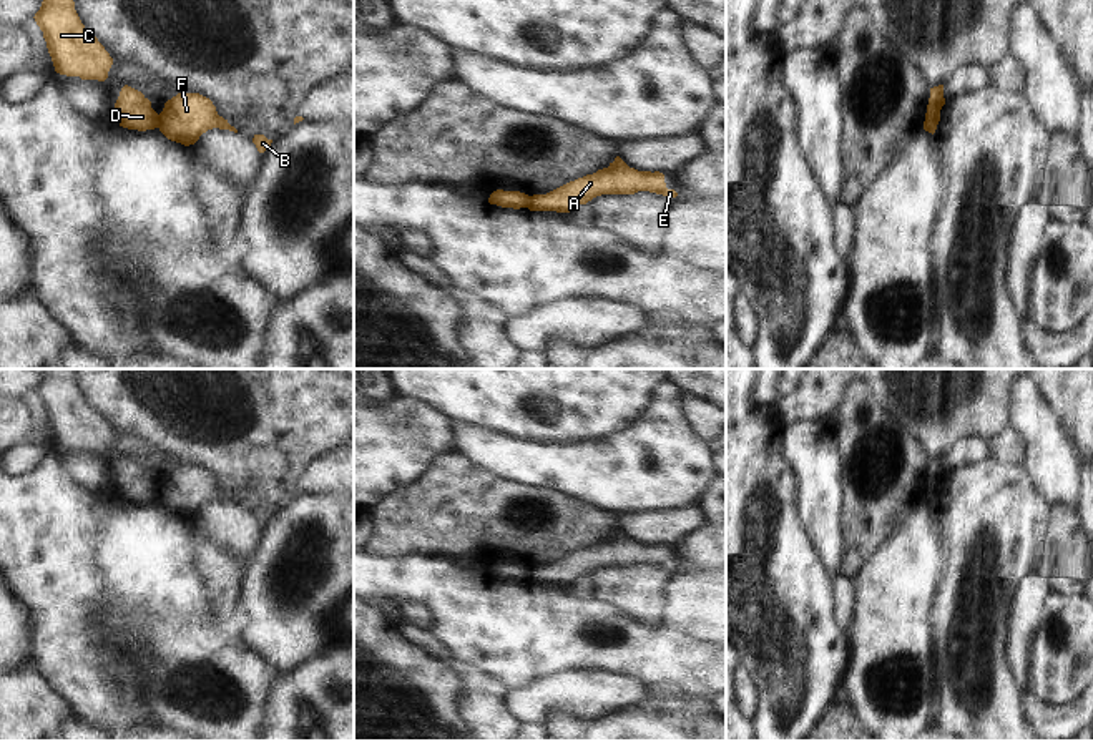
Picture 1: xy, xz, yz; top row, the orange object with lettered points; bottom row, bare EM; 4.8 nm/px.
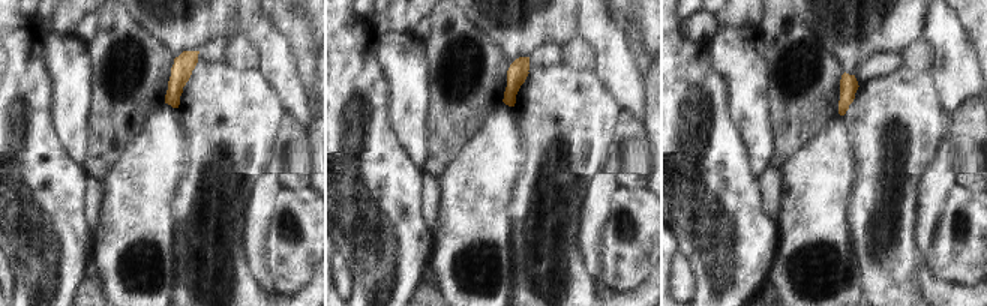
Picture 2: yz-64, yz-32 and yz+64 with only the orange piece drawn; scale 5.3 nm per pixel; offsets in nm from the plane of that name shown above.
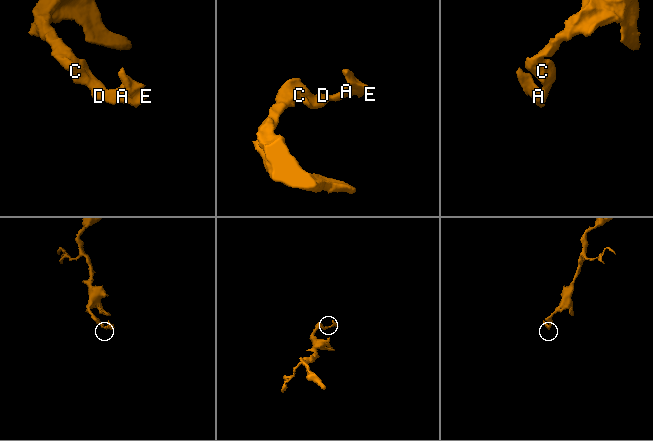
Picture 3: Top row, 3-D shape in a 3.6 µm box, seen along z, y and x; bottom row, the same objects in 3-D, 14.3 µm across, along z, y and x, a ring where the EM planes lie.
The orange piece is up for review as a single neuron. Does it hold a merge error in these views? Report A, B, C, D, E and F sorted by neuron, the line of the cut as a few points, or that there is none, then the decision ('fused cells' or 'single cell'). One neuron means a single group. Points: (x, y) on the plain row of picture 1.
A B E F / C D; cut in xy along (156, 487), (158, 499); fused cells

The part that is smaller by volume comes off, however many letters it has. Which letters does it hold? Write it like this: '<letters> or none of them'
A, B, E, F

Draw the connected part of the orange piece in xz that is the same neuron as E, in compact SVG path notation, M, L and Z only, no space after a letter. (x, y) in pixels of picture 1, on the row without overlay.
M616 528L608 540L570 553L546 567L530 568L528 582L570 585L578 577L586 577L601 567L635 567L638 563L649 563L666 570L678 568L674 562L666 560L663 545L638 543Z

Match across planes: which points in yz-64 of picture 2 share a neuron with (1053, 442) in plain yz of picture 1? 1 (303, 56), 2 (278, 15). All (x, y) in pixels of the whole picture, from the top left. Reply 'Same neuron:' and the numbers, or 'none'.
Same neuron: none

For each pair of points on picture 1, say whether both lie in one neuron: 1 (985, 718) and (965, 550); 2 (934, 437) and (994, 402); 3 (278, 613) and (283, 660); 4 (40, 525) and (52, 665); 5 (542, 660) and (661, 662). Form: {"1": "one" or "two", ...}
{"1": "one", "2": "one", "3": "one", "4": "one", "5": "one"}

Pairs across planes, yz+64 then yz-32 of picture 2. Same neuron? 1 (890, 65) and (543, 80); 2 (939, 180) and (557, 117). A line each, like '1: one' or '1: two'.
1: two
2: two

